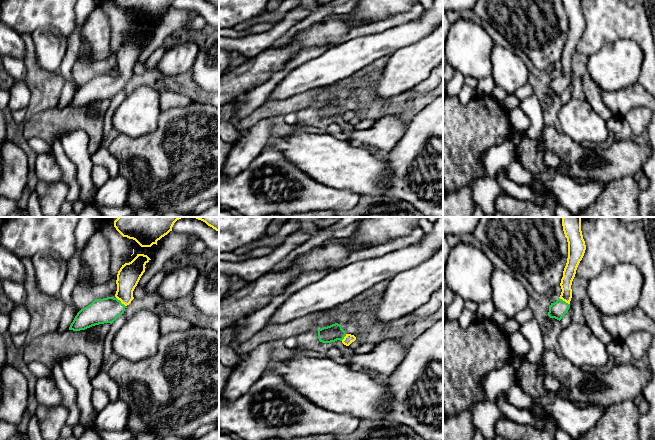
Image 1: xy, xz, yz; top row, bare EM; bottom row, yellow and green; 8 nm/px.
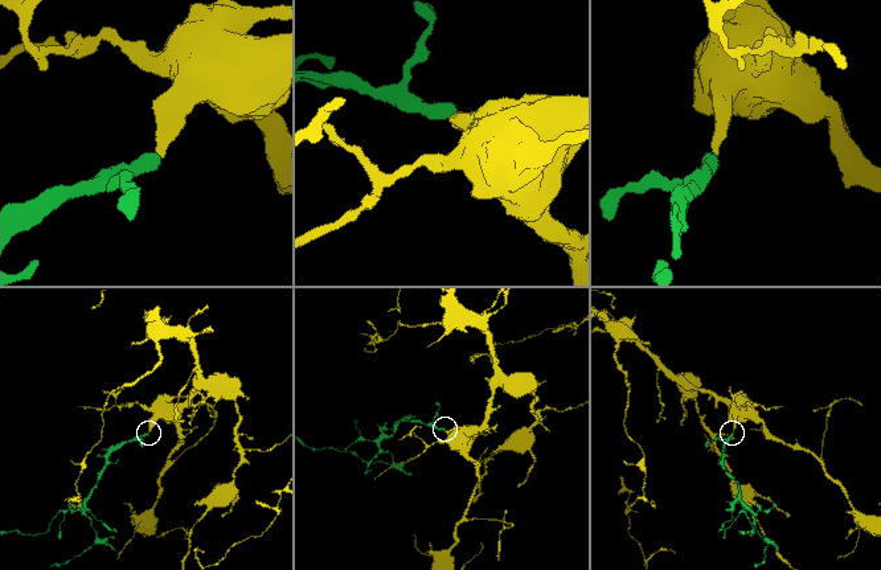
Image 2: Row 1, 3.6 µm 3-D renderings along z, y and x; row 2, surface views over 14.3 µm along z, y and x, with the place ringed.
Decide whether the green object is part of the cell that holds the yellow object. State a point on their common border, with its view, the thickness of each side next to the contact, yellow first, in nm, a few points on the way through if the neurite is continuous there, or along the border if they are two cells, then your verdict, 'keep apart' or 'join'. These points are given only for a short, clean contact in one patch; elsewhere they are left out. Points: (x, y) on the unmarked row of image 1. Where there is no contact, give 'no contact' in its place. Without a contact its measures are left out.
contact xy (121, 78); calibres 180 and 200 nm; way xy (128, 52), (124, 73), (121, 78), (107, 86); join

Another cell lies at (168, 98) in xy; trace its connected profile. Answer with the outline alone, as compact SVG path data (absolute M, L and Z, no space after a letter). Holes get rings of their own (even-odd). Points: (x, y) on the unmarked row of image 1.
M169 89L160 91L159 100L161 111L194 103L188 96Z

